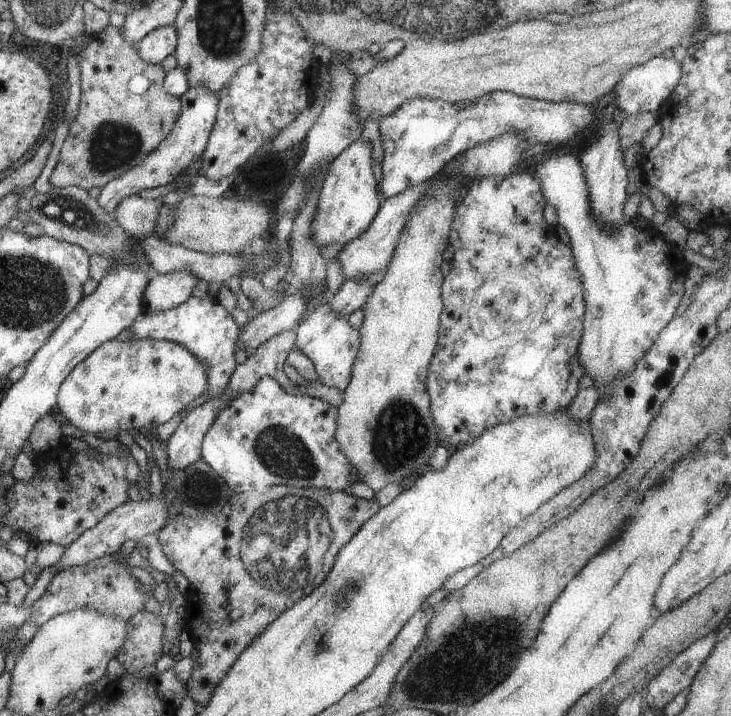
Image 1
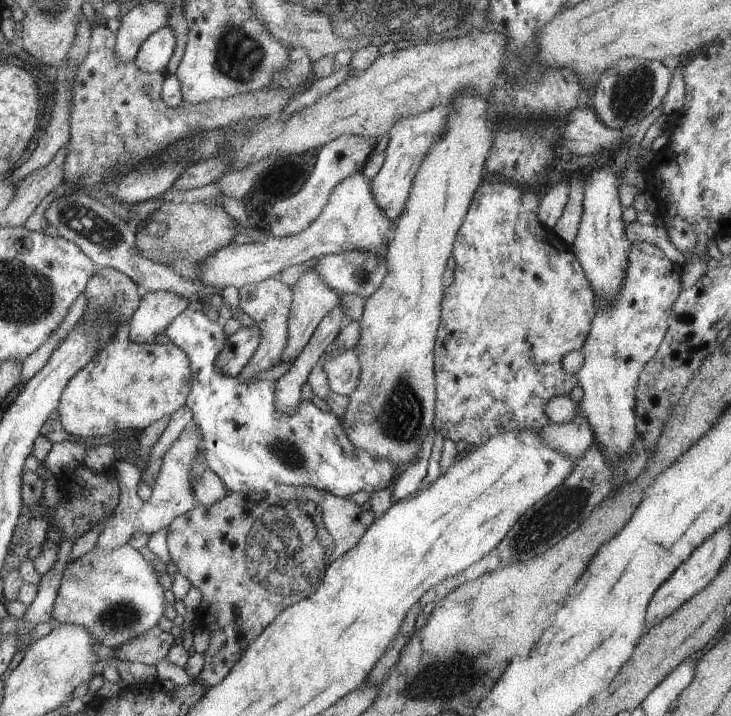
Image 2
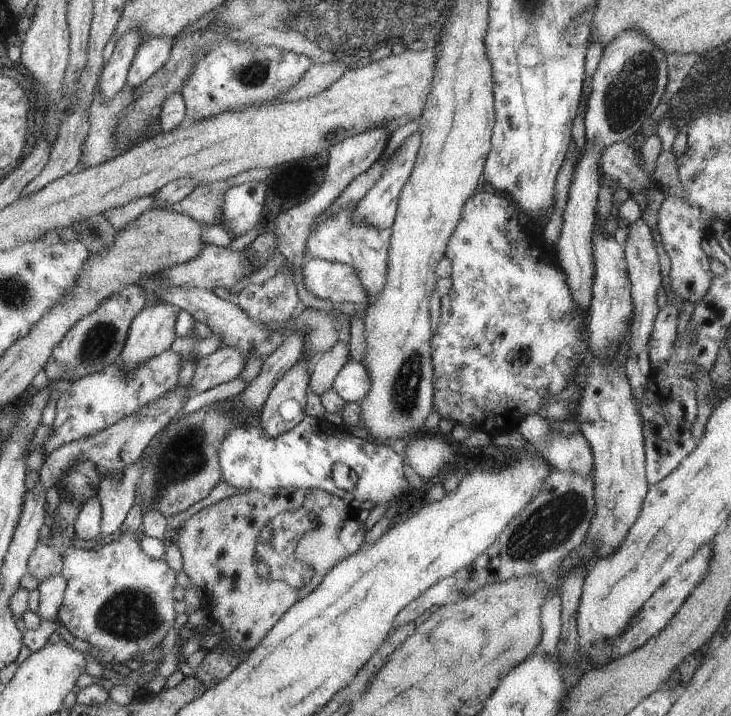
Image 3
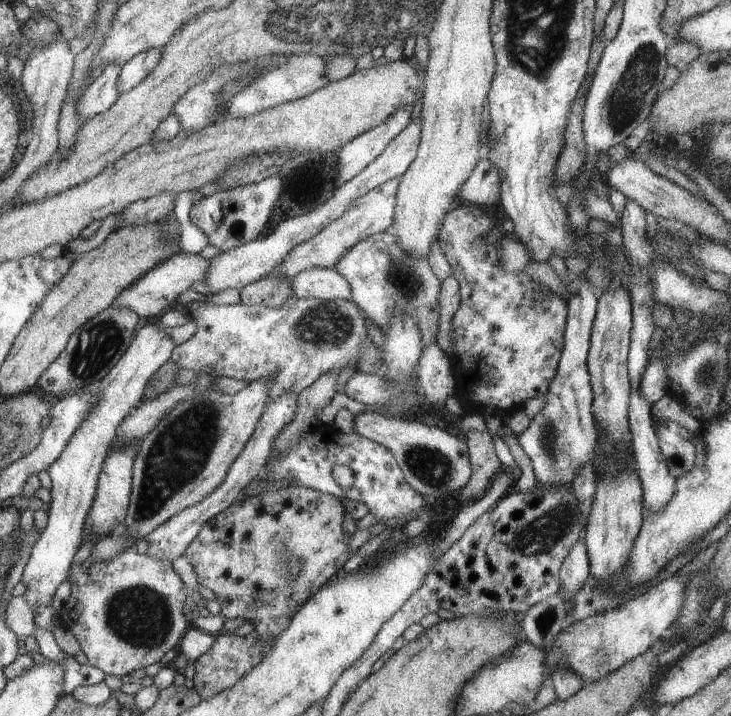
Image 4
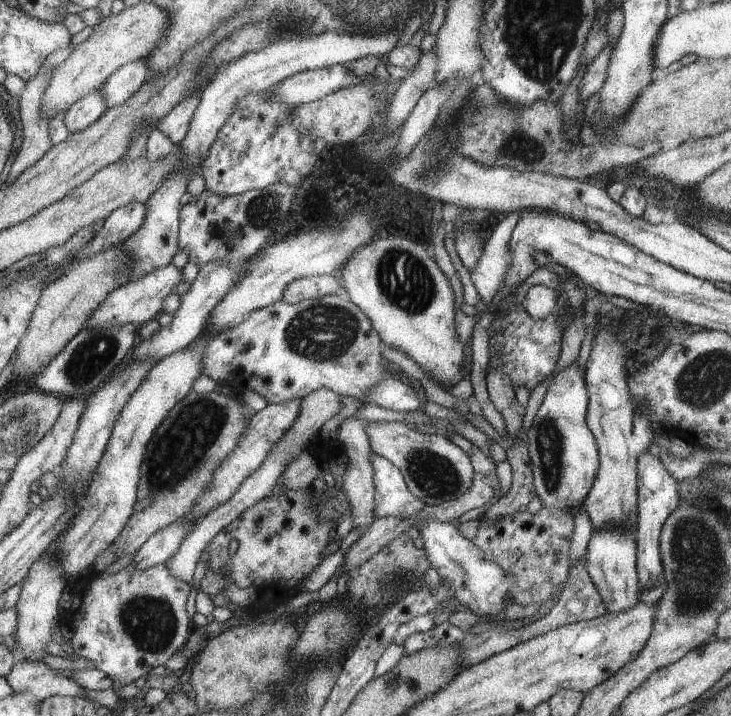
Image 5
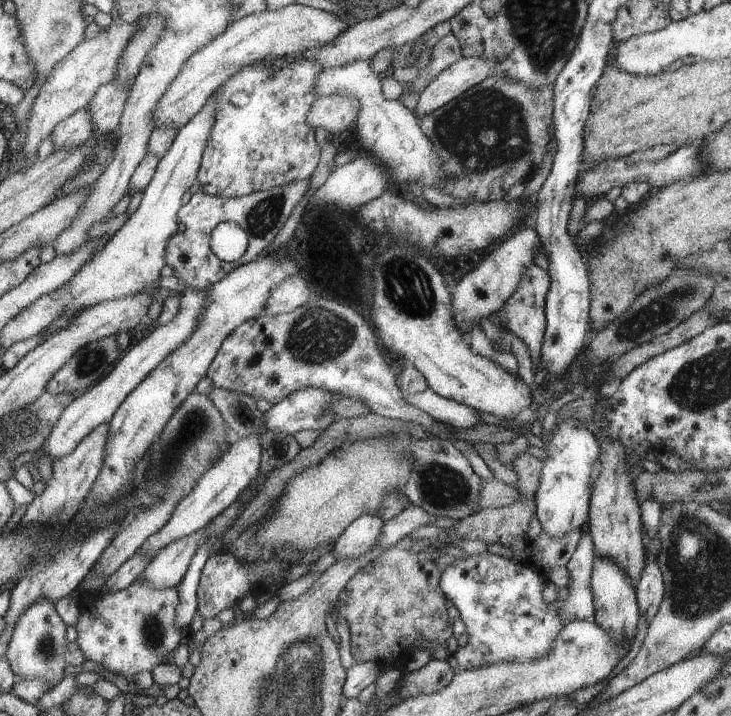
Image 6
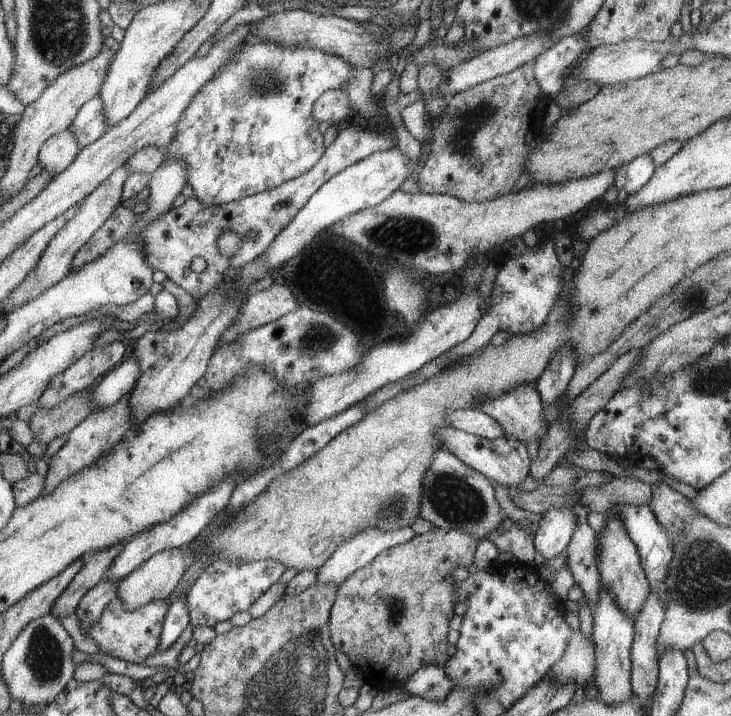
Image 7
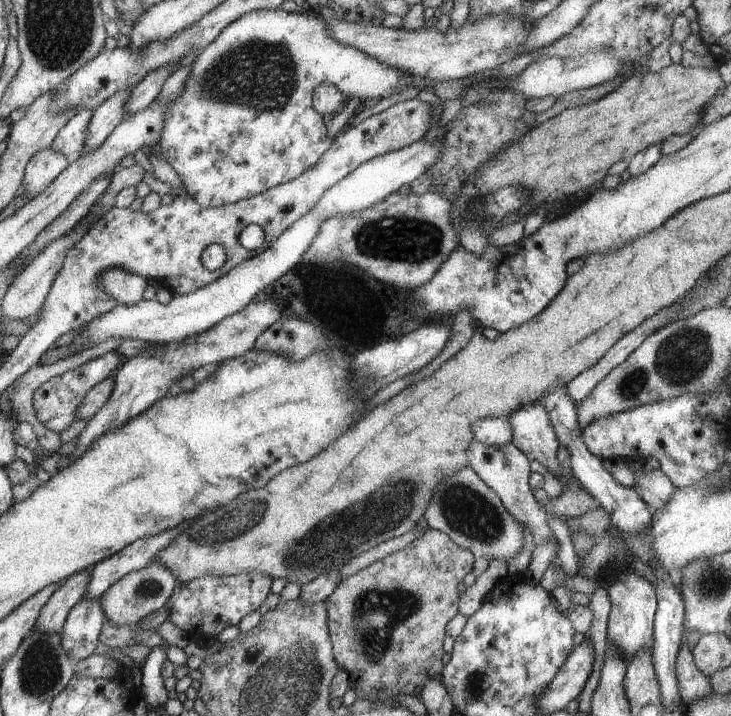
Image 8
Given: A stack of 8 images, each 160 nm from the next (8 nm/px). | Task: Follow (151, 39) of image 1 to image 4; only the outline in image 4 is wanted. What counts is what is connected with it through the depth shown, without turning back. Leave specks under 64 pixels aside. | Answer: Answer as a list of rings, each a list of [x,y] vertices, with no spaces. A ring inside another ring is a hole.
[[[160,49],[145,50],[124,65],[116,83],[119,94],[131,91],[132,88],[138,86],[156,68],[156,65],[160,62],[160,57]]]

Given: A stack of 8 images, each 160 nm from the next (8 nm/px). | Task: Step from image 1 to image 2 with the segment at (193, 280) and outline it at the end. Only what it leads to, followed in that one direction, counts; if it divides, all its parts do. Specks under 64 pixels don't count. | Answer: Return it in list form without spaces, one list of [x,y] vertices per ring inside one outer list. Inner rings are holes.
[[[148,291],[141,298],[141,304],[129,322],[130,330],[128,335],[132,342],[140,344],[154,344],[156,336],[164,334],[170,324],[174,322],[181,312],[184,312],[184,309],[188,308],[190,303],[189,300],[166,291]]]

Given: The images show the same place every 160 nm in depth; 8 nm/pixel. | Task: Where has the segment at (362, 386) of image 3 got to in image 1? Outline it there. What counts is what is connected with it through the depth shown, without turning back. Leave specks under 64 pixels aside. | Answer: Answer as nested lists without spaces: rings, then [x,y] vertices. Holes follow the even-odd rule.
[[[327,300],[300,320],[295,333],[295,348],[314,363],[320,382],[341,391],[346,389],[352,380],[353,365],[356,364],[357,354],[360,352],[359,330],[356,330],[347,318],[335,315]]]

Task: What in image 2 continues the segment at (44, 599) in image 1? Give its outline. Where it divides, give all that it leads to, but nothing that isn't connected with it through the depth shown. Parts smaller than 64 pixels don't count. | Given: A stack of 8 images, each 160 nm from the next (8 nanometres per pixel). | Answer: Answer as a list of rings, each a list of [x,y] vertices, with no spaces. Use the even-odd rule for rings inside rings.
[[[131,545],[111,551],[94,549],[66,565],[53,617],[59,624],[83,626],[99,644],[118,649],[153,629],[164,616],[166,600],[158,576],[154,566]]]

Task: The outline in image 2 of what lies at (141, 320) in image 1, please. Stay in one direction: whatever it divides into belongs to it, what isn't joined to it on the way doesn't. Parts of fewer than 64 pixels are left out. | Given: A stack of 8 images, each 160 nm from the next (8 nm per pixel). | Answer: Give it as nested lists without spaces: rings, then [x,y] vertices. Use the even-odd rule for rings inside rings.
[[[189,303],[188,308],[177,316],[164,334],[189,355],[193,378],[185,404],[192,410],[192,423],[200,430],[204,439],[203,454],[207,468],[218,475],[230,493],[264,493],[271,491],[274,485],[292,485],[314,487],[339,497],[350,498],[360,490],[374,494],[392,486],[400,468],[390,459],[379,459],[367,450],[355,446],[342,426],[341,418],[334,413],[323,412],[312,401],[303,399],[293,415],[279,415],[276,408],[277,387],[274,382],[265,379],[250,383],[218,370],[217,356],[228,337],[224,336],[222,324],[217,320],[210,320],[202,309],[202,303]]]

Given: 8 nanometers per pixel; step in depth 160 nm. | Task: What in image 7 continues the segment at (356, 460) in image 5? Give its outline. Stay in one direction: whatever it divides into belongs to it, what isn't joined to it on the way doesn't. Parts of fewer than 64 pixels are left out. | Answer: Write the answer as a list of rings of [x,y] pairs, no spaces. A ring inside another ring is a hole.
[[[410,526],[391,532],[380,528],[364,528],[334,550],[333,557],[318,570],[316,581],[340,587],[344,580],[367,566],[384,550],[406,543],[414,536],[414,530]]]

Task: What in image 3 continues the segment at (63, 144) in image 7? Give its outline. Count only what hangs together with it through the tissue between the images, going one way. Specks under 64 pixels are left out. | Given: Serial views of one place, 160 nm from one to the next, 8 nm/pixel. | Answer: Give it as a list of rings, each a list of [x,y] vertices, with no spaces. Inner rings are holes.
[[[130,31],[117,40],[111,58],[103,65],[98,81],[97,90],[104,98],[114,98],[125,88],[131,62],[141,44],[142,38],[139,31]]]

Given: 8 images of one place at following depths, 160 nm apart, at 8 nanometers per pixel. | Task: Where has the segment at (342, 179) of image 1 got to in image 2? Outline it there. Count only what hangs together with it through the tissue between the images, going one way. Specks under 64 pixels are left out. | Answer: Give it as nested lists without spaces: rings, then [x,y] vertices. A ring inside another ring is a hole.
[[[361,171],[336,185],[320,216],[302,232],[284,238],[269,236],[264,243],[230,242],[200,262],[197,282],[222,289],[227,286],[241,289],[244,285],[278,277],[279,273],[290,265],[304,264],[312,258],[319,259],[320,256],[344,251],[366,251],[374,254],[381,252],[384,255],[392,230],[391,220],[386,218],[381,207],[377,205],[372,184]]]

